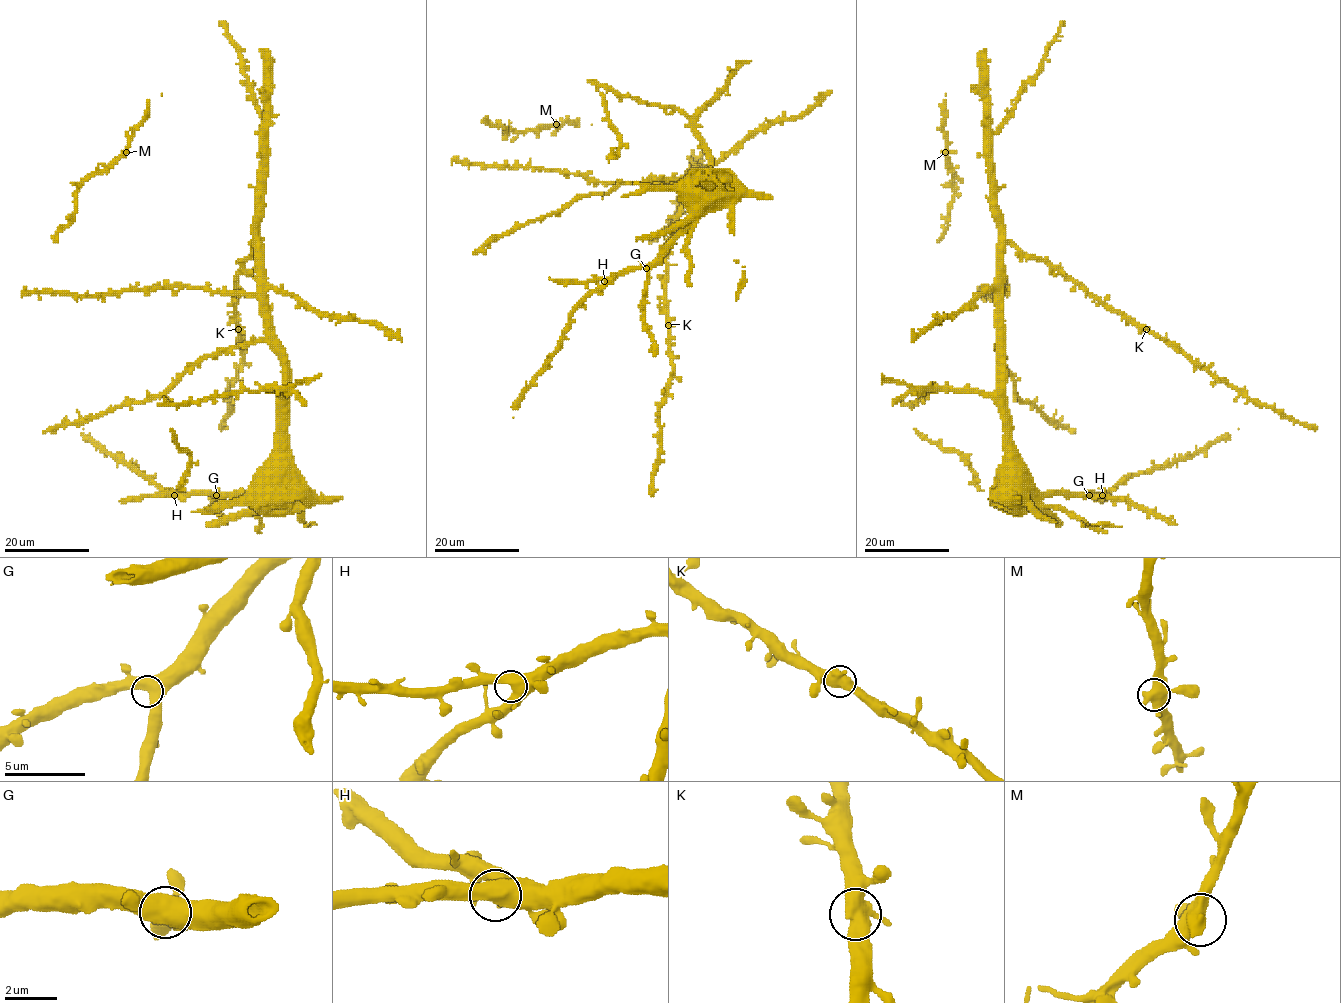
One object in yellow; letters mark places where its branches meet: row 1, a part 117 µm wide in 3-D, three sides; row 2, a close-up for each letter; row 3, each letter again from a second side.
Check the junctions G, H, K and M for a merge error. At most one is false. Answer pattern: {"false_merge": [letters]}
{"false_merge": []}

